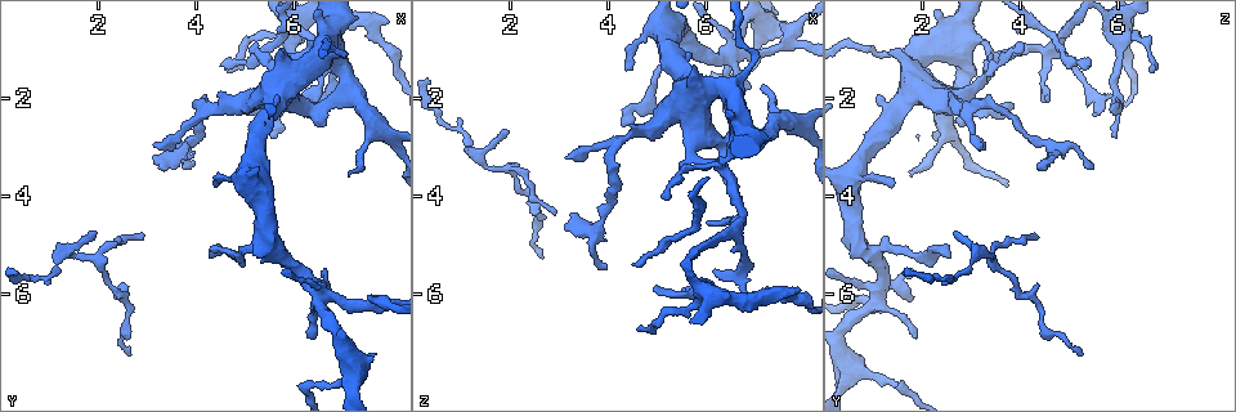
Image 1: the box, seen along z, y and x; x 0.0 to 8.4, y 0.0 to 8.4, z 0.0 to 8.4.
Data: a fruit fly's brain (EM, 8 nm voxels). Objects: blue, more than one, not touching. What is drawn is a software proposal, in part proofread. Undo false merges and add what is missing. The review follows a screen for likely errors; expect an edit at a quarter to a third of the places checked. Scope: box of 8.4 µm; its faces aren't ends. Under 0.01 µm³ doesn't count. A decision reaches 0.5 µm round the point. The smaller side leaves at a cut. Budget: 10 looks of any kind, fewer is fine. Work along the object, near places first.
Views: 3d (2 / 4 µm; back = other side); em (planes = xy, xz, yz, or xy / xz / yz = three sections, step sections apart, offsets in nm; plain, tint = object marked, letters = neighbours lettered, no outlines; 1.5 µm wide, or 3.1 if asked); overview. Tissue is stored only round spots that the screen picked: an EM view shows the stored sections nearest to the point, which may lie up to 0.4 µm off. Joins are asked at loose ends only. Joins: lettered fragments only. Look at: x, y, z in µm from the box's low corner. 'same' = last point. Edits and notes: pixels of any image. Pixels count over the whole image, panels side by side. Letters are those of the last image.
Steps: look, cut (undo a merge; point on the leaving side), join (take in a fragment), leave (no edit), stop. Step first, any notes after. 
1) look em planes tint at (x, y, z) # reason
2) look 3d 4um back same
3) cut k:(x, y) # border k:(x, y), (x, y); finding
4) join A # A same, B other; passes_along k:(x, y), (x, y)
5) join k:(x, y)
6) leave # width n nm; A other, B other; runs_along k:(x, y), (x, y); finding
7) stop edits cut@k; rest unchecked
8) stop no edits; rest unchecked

look em planes letters at (6.65, 1.05, 4.55) # sharp bend

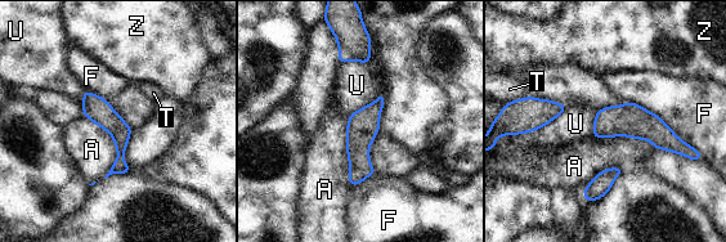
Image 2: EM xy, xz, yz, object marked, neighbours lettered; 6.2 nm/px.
leave # A other, F other, T other, U other, Z other; border 2:(592, 135), (648, 139), (660, 149); continuous, no second neuron

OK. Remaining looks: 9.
look em xz step 8 tint at (5.55, 2.80, 5.90) # an open end

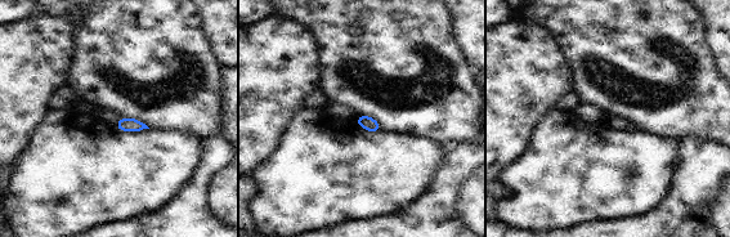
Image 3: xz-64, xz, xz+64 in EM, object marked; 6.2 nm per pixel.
look em planes letters same

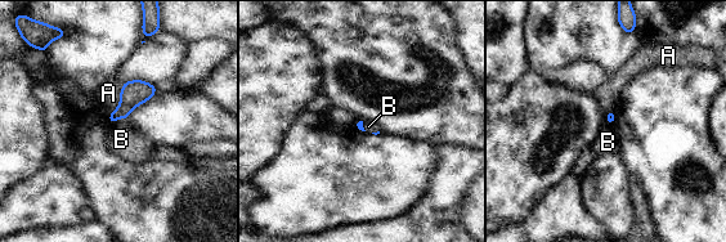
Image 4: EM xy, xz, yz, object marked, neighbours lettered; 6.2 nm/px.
join B # A other, B same; passes_along 4:(133, 93), (119, 117), (121, 139); it goes on there

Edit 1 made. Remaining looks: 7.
look em xz step 4 letters at (1.90, 4.75, 2.65) # an open end

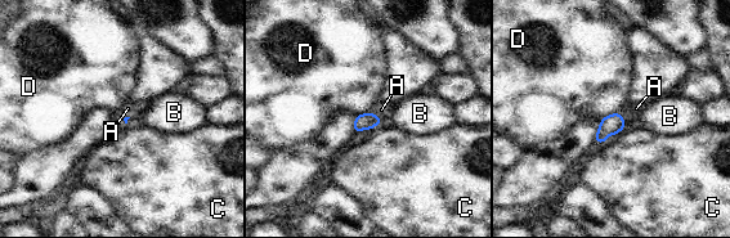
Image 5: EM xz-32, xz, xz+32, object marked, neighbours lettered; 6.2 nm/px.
join A # longest_contact D 140 nm; A same, B other, C other, D other; passes_along 5:(366, 121), (372, 113), (381, 109); it goes on there

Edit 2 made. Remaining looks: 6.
look overview

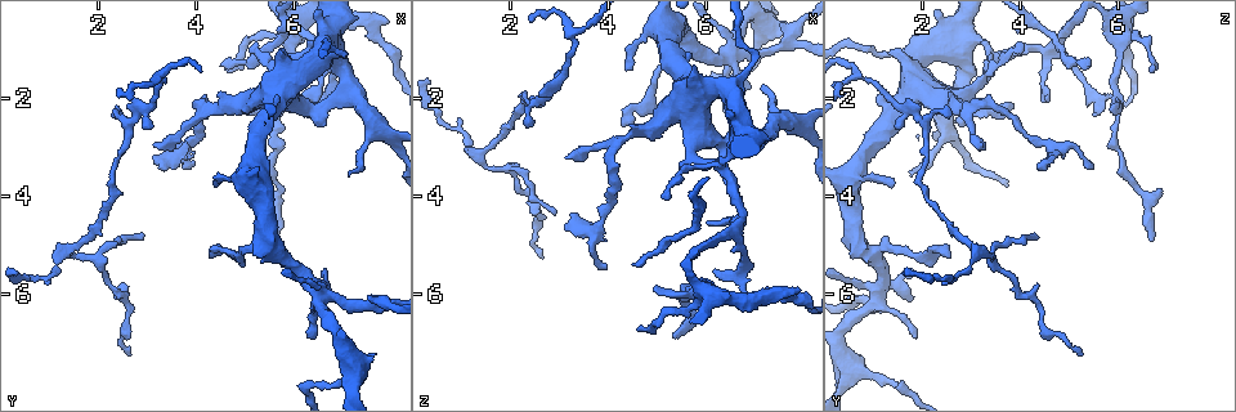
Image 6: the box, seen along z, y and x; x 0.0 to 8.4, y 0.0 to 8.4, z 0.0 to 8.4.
look 3d 4um at (2.90, 4.85, 4.40) # free end

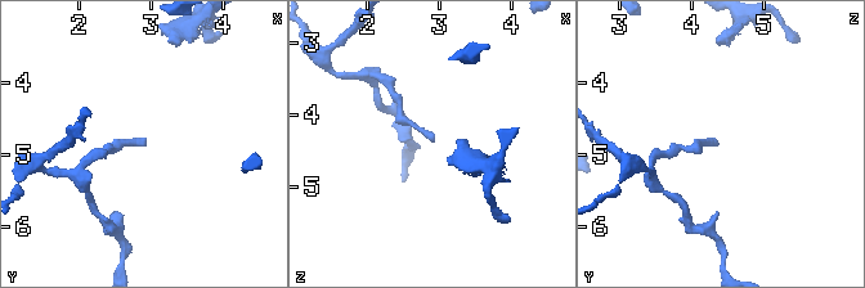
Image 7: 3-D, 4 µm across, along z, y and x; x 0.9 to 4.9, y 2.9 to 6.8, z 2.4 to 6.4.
look em xz step 4 tint at (2.95, 4.90, 4.35) # shape alone is not enough

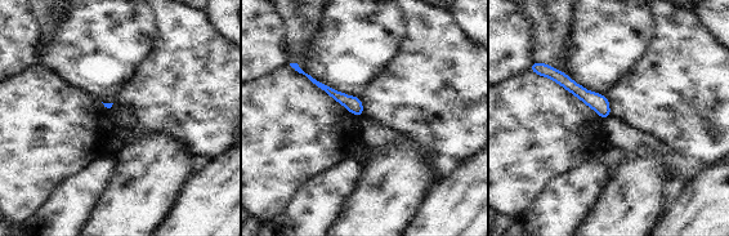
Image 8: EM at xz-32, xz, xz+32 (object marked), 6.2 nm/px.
look em planes letters same

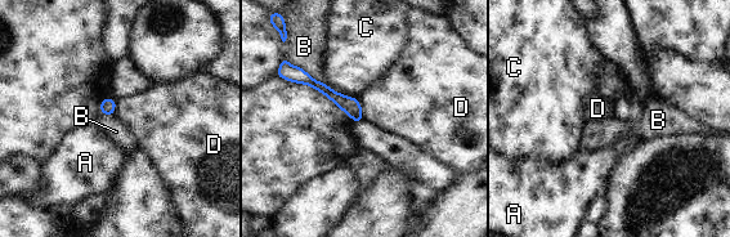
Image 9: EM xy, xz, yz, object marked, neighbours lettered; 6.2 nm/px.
leave # A other, B other, C other, D other; border 9:(355, 98), (361, 107), (361, 123); no lettered fragment goes on from it

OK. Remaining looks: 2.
stop edits join@4, join@5; rest unchecked

